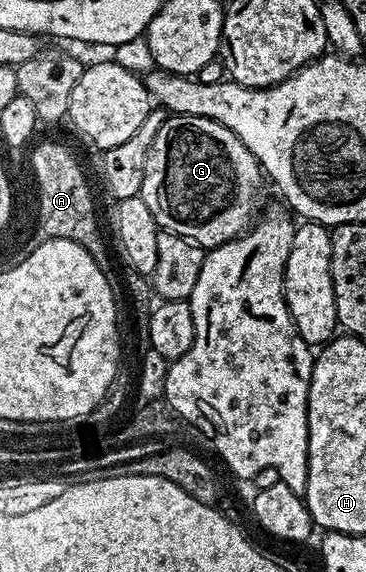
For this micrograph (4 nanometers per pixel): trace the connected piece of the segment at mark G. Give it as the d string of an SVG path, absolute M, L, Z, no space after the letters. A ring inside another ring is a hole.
M169 114L163 120L143 168L143 184L139 197L151 208L158 227L175 232L206 248L221 246L237 238L254 225L253 213L257 210L257 193L263 183L263 171L257 157L223 124L203 116Z

